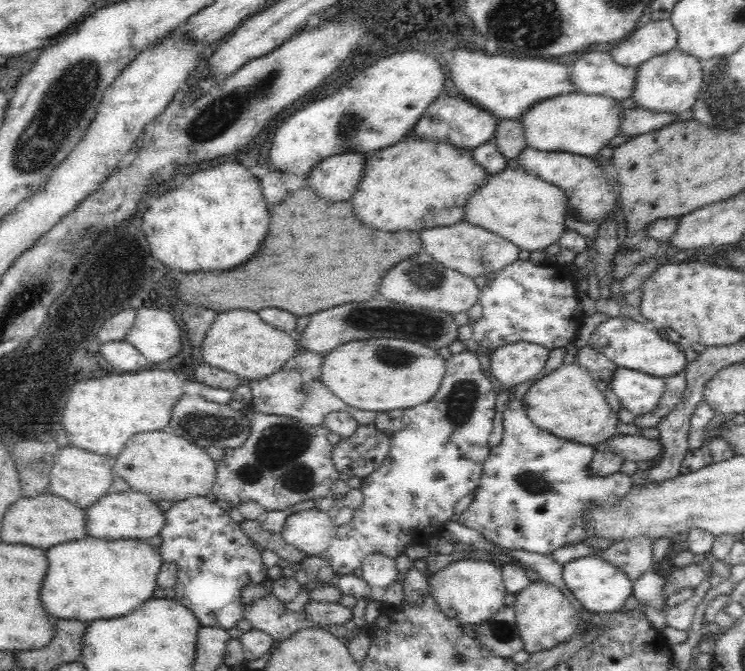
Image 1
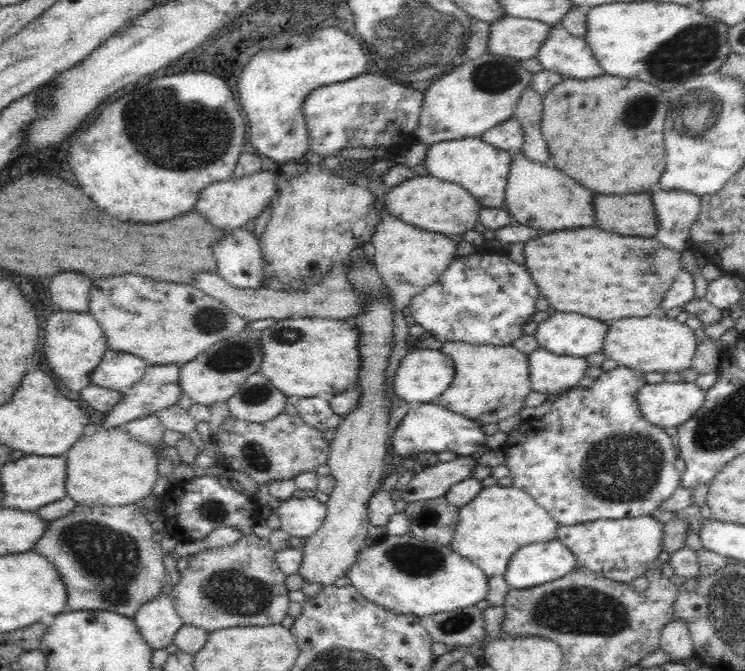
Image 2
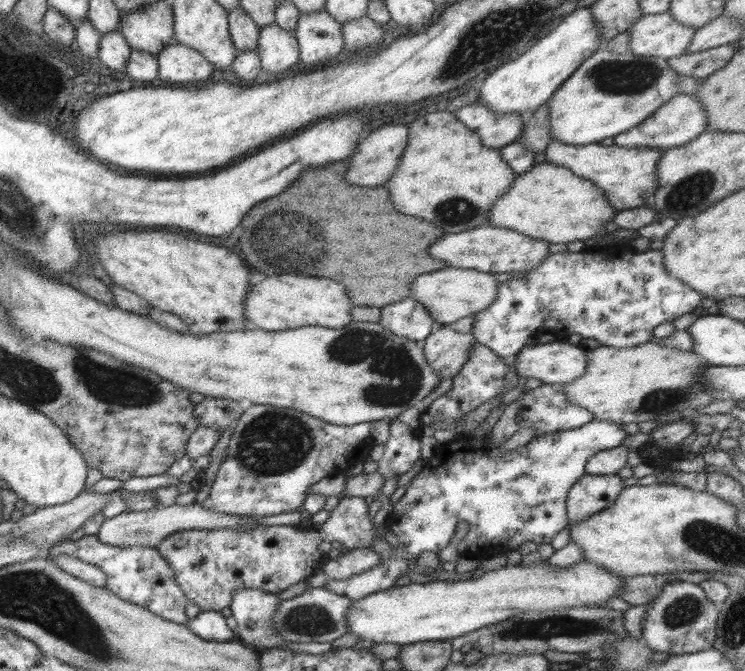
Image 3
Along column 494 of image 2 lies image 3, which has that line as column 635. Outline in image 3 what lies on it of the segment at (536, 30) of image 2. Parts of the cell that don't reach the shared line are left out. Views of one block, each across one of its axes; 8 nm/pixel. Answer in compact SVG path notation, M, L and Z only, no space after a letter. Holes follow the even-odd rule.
M665 12L637 18L626 32L629 37L629 53L667 61L683 55L695 29L683 27L673 20L669 12Z

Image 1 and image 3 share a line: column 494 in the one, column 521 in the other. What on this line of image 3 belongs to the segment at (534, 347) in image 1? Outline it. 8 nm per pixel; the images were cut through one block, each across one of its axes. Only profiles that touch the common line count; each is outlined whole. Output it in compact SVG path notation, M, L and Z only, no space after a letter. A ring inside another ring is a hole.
M557 341L536 343L520 348L508 361L521 378L537 378L542 384L561 386L584 371L586 350Z

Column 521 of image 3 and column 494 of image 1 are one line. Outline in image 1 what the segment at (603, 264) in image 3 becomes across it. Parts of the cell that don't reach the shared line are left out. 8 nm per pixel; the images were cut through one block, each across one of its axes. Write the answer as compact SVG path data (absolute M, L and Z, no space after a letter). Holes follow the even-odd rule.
M516 259L495 272L494 279L482 288L479 304L482 304L483 315L473 324L459 326L456 330L457 339L469 346L472 352L476 350L477 344L485 346L489 352L493 348L518 341L539 344L549 349L564 347L574 338L578 326L582 324L582 317L585 316L583 307L579 305L575 283L575 276L566 278L562 273L558 273L554 265L534 264L530 259Z

